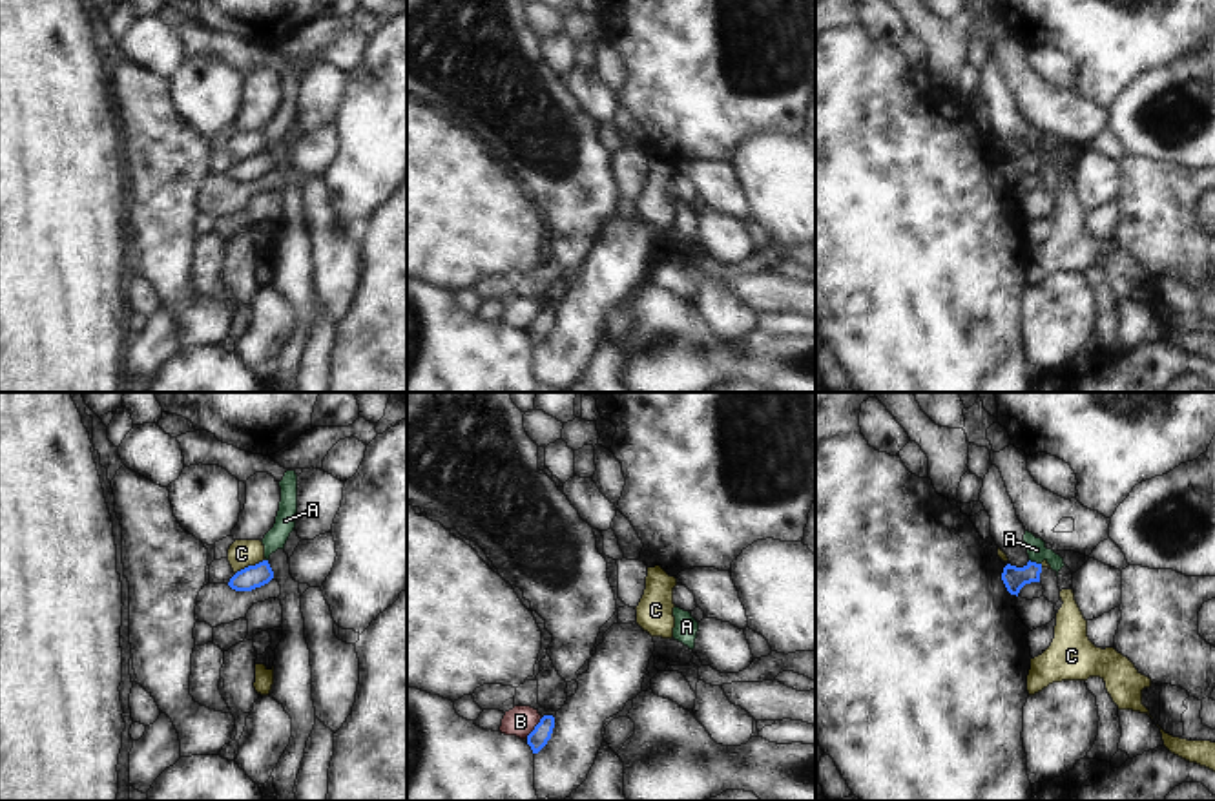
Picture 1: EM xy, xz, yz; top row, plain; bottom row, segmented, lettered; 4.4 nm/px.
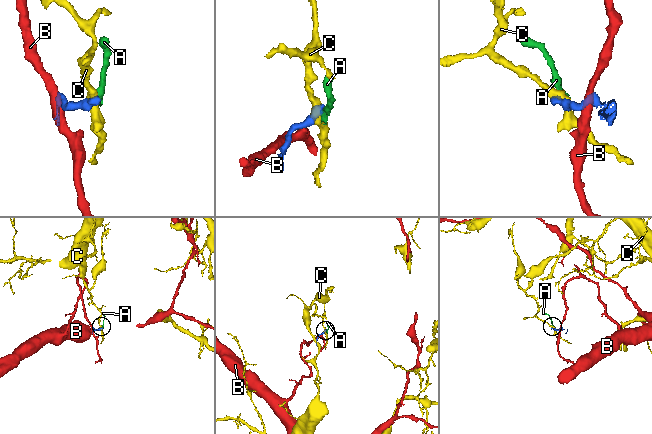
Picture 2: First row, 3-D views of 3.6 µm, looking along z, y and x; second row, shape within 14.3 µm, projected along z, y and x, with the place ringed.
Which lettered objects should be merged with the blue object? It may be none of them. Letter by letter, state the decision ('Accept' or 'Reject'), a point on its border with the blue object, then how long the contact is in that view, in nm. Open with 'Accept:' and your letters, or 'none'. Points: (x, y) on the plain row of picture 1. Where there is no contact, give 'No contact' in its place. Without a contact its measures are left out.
Accept: none
A: Reject. Touches blue at yz (1035, 154). Shared border 60 nm
B: Reject. Touches blue at xz (535, 320). Shared border 120 nm
C: Reject. Touches blue at xy (250, 157). Shared border 150 nm

